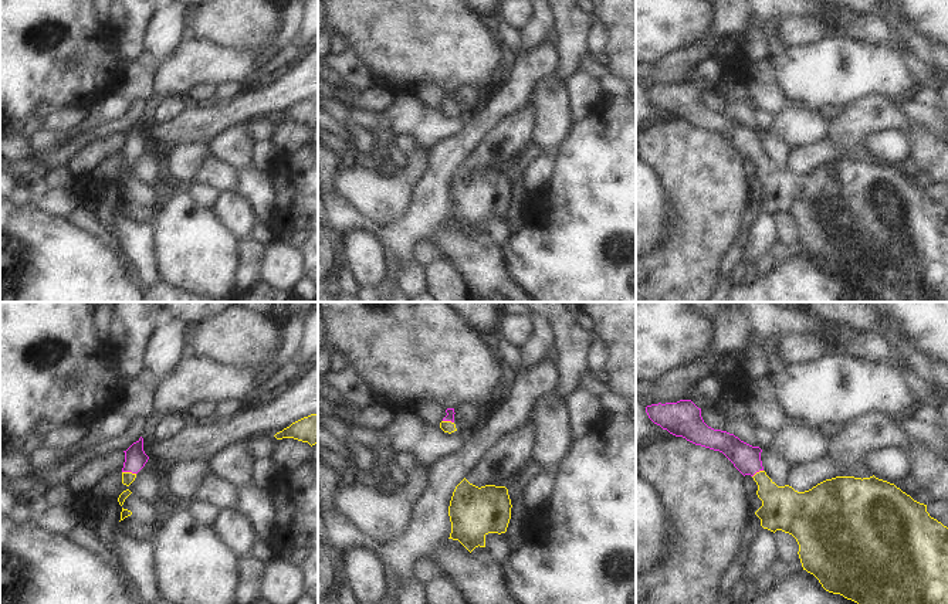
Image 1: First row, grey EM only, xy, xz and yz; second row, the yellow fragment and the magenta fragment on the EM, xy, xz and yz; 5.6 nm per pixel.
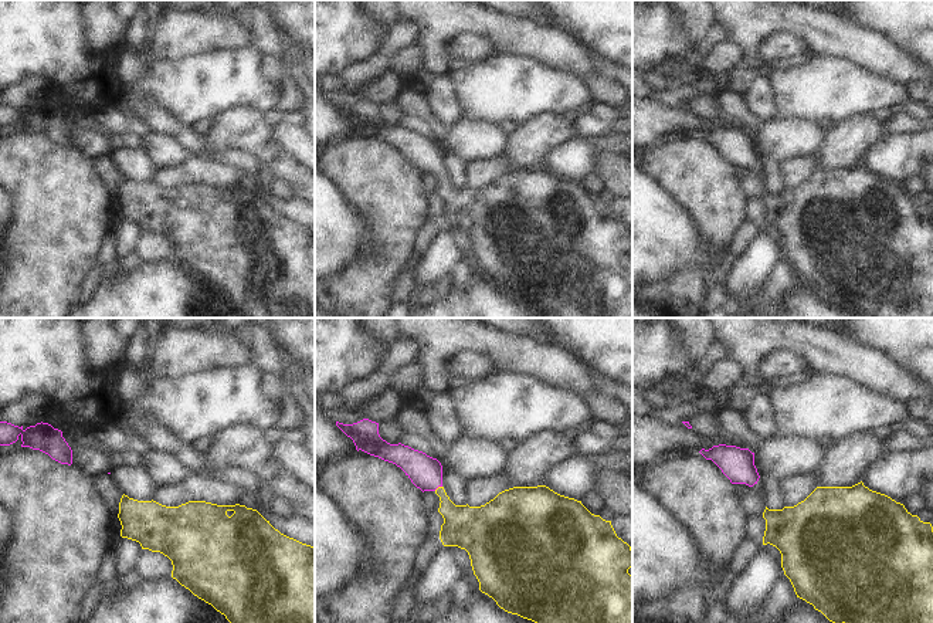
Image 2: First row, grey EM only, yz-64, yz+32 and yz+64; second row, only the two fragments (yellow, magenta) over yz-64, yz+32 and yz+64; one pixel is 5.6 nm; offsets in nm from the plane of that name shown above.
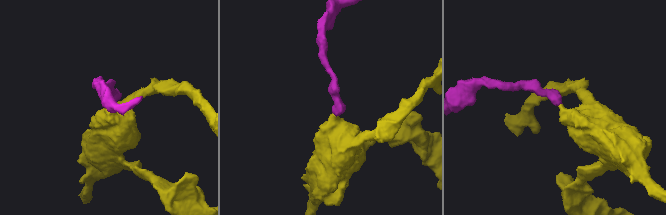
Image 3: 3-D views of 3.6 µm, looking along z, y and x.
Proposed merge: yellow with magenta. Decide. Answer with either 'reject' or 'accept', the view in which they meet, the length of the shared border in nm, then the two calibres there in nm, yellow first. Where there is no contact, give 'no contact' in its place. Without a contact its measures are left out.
accept; meets yellow in xy; contact 80 nm long; 70 nm thick on the yellow side, 130 nm on the other

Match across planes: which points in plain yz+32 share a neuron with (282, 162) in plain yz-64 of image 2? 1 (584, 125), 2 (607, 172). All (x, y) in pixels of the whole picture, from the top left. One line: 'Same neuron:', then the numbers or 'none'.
Same neuron: 2

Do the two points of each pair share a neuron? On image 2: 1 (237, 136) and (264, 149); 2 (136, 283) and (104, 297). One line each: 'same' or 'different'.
1: same
2: same

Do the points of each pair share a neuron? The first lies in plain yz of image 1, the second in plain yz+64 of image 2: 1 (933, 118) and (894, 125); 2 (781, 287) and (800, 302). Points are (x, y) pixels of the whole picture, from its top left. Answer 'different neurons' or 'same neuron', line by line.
1: same neuron
2: same neuron

